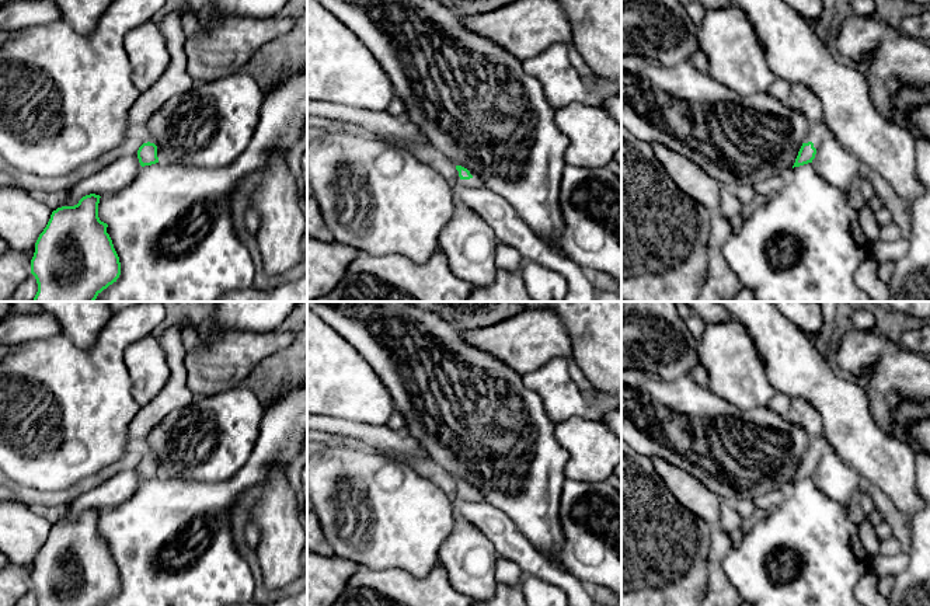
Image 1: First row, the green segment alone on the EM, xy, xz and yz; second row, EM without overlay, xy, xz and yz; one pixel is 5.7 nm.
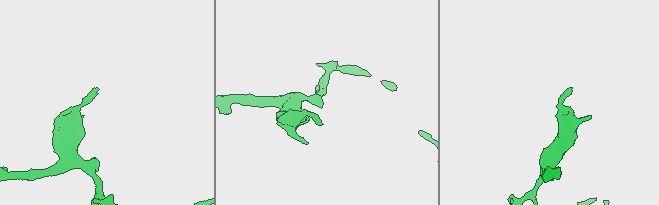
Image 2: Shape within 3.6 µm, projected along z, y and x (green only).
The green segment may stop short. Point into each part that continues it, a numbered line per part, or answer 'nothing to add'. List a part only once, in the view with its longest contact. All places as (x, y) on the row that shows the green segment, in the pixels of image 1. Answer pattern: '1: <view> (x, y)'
1: xz (476, 181)

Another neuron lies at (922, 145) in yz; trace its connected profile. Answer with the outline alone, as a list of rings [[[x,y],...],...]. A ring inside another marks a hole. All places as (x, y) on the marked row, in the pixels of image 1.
[[[915,135],[915,166],[917,180],[930,189],[930,140]]]

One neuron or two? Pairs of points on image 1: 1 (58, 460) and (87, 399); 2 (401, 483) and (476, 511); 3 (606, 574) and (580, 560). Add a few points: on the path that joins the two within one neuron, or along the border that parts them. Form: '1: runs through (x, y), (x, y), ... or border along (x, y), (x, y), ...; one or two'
1: runs through (66, 445), (69, 442), (69, 417), (72, 414); one
2: border along (453, 501), (457, 514); two
3: runs through (599, 567), (592, 560), (587, 560); one

